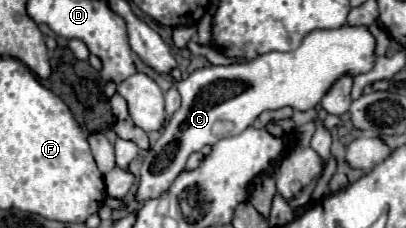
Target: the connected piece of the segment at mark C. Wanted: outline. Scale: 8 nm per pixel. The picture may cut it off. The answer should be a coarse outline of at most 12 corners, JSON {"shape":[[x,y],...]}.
{"shape":[[368,26],[310,32],[296,50],[206,66],[140,168],[162,196],[192,152],[266,110],[312,110],[376,62]]}

